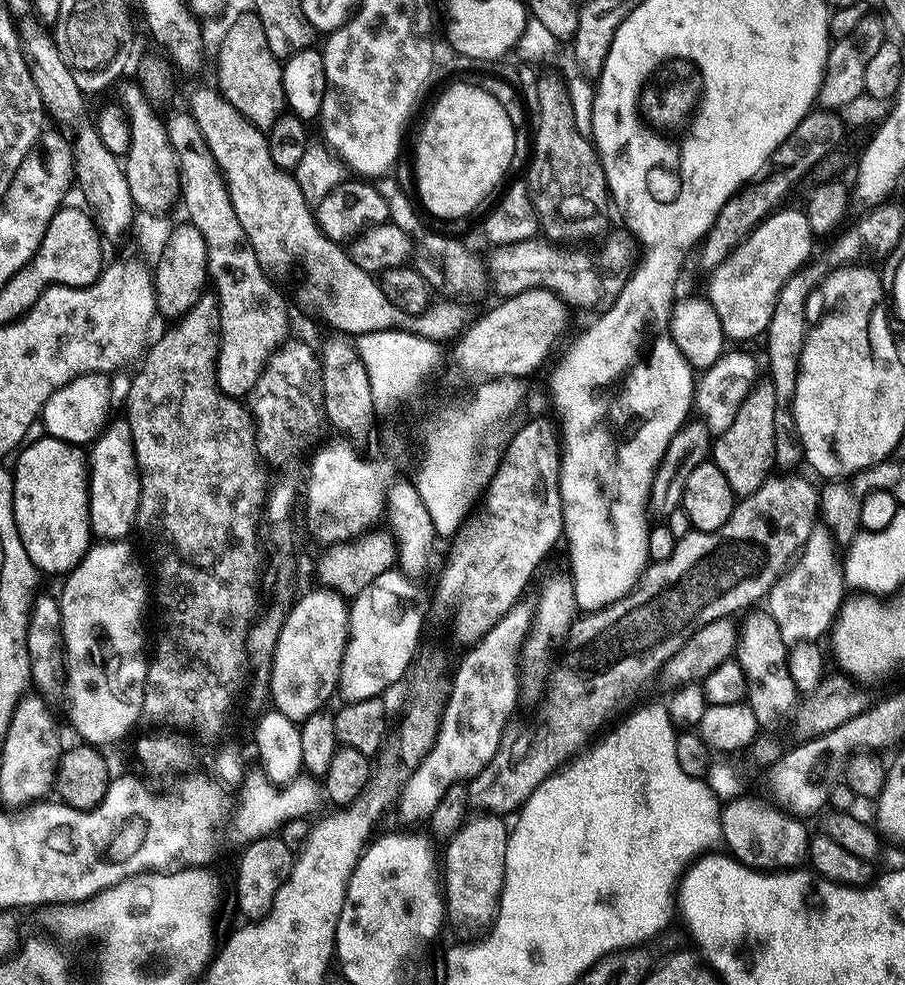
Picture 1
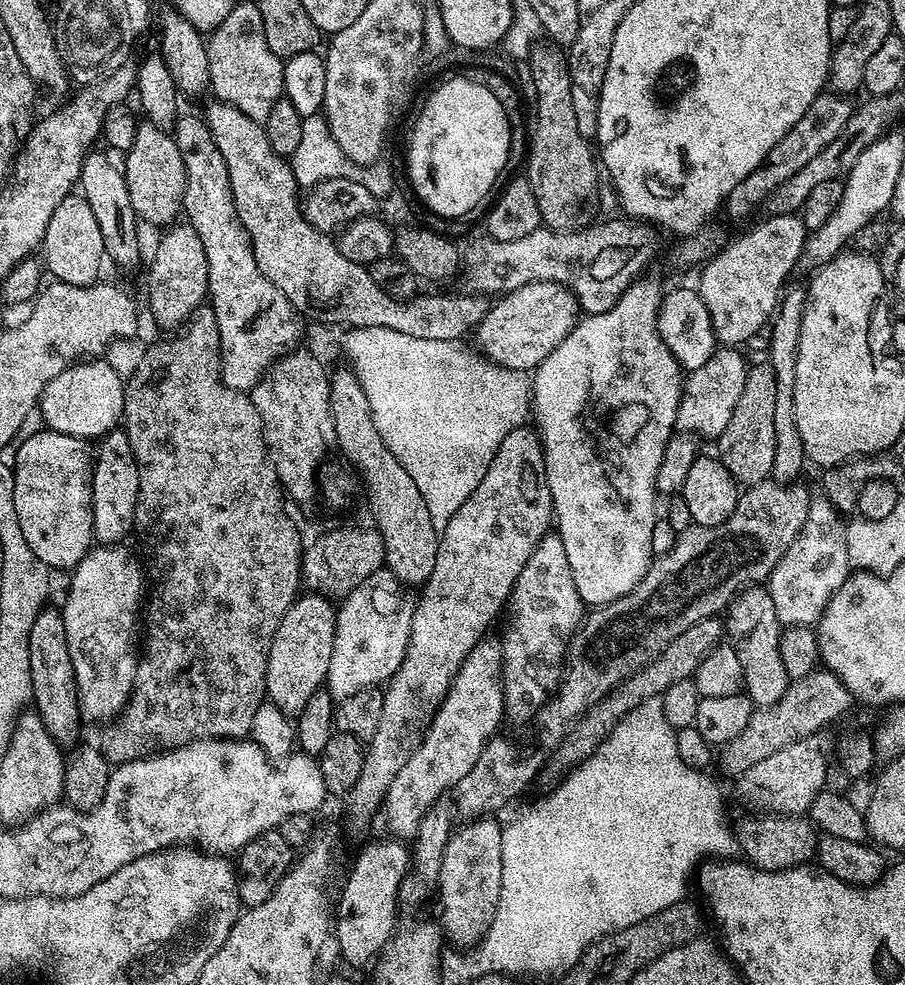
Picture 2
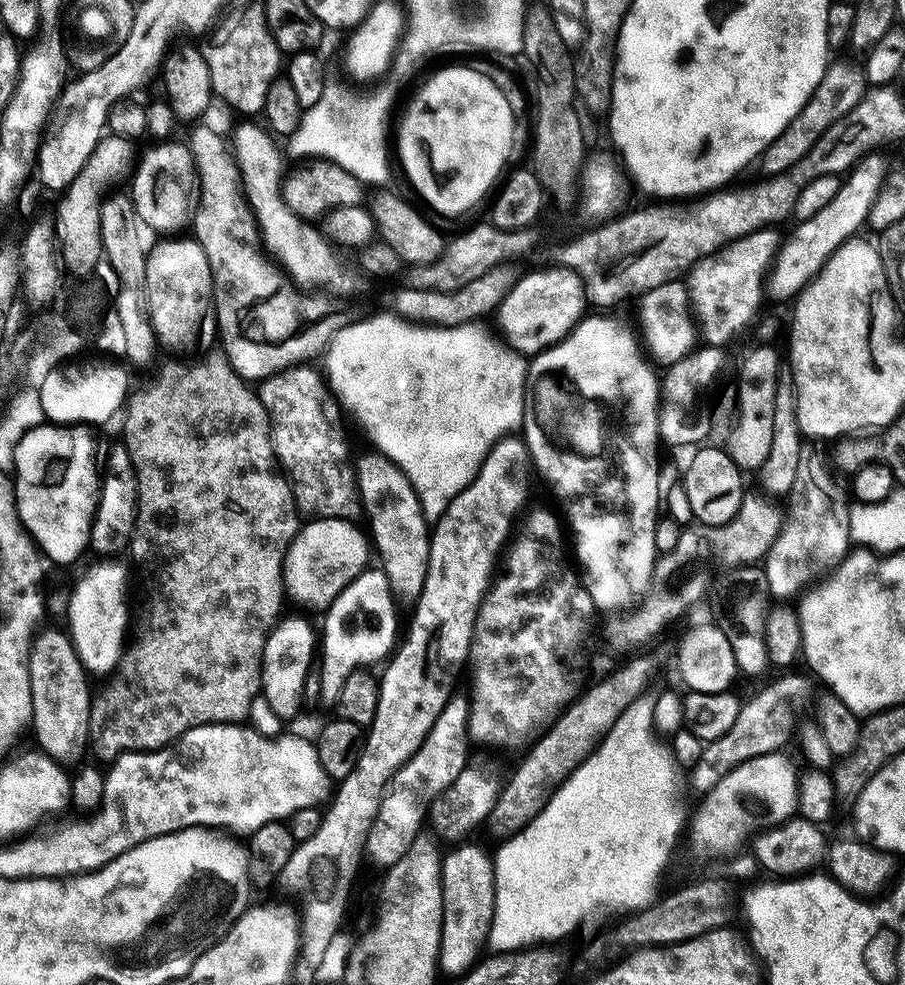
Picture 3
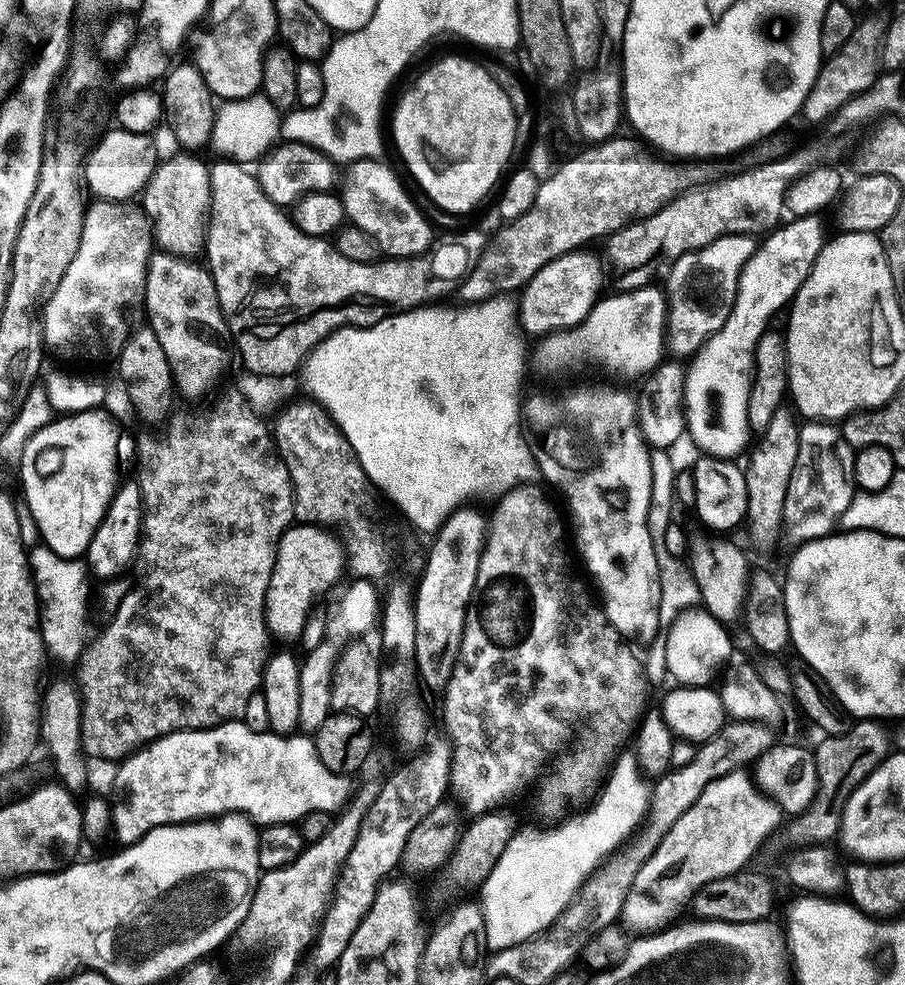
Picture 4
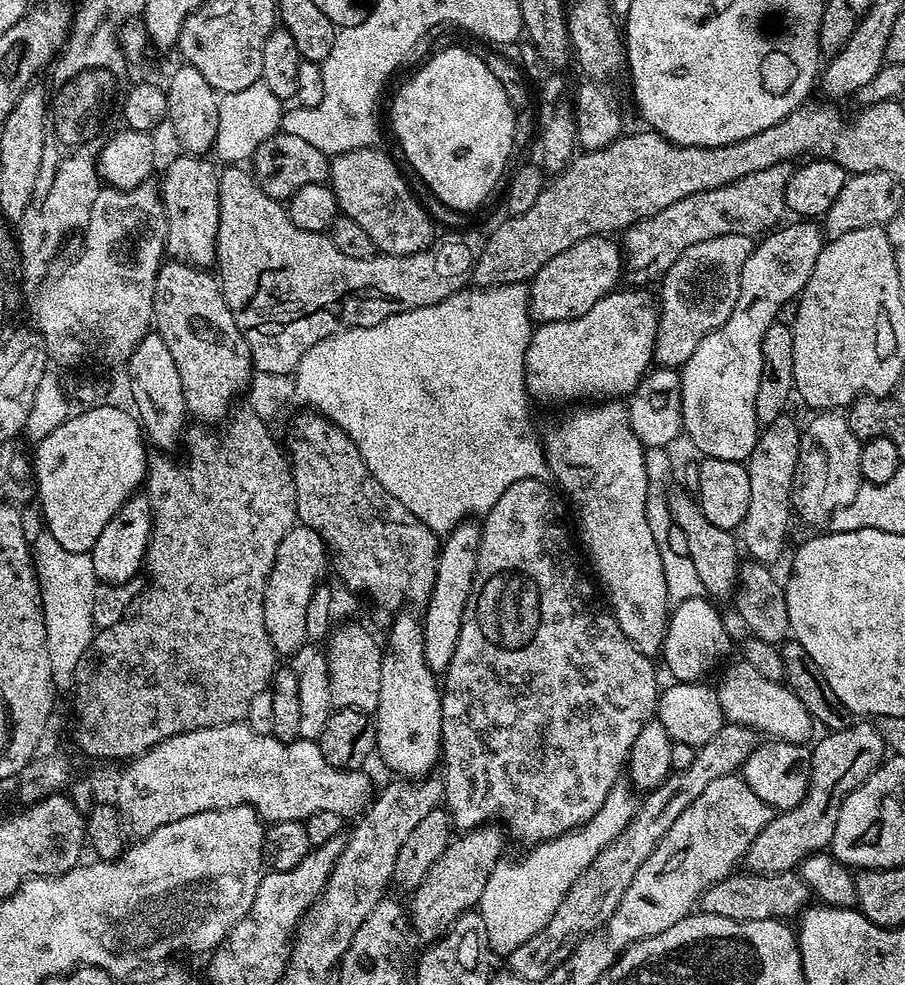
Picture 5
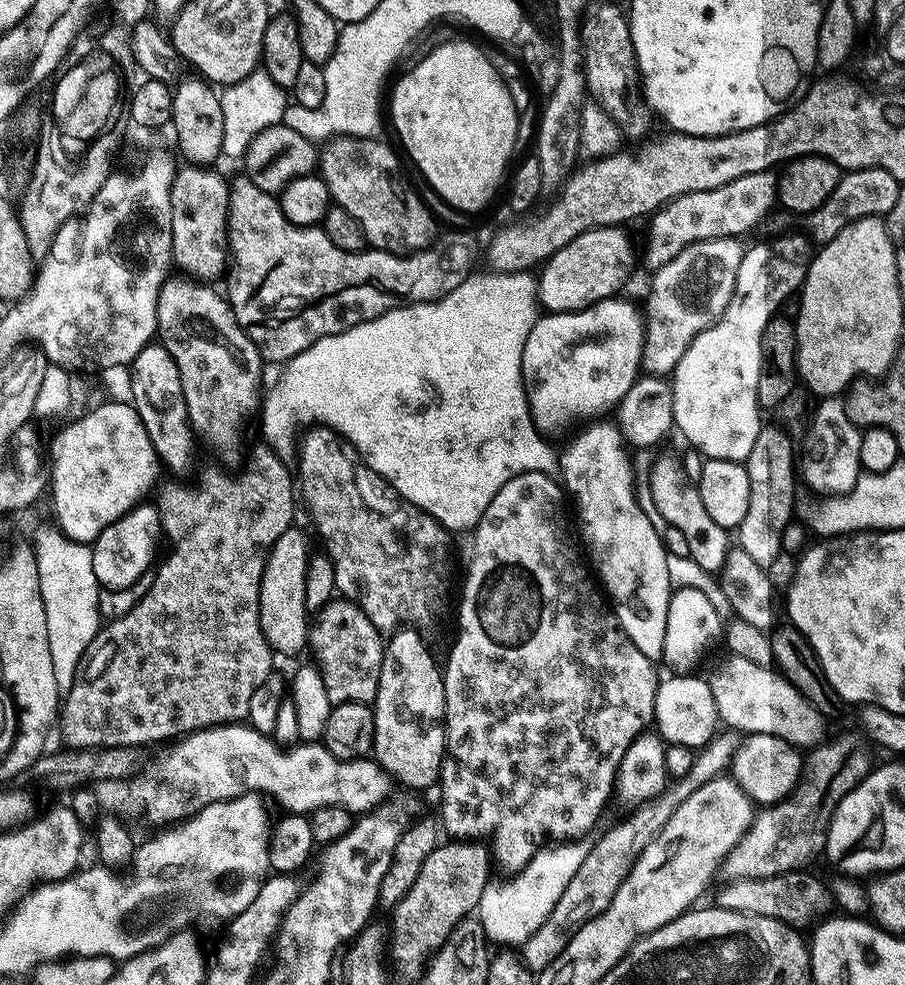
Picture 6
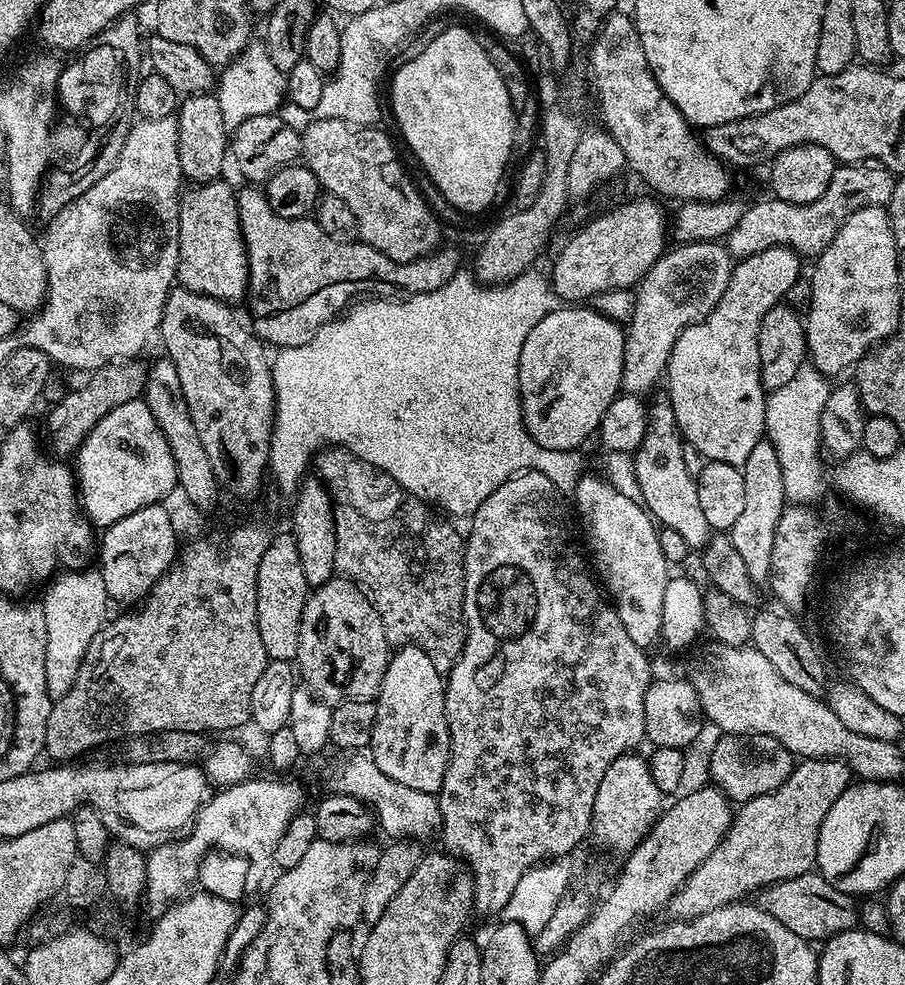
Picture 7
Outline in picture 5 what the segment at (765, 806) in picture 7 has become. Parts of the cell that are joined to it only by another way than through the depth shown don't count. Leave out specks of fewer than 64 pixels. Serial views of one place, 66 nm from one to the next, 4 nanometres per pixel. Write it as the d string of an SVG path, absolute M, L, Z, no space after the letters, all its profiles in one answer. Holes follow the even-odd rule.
M853 722L846 730L828 732L820 741L818 740L815 741L815 744L817 743L816 749L813 747L810 752L812 773L808 776L808 789L802 802L798 802L796 808L777 811L769 819L766 827L756 835L743 858L747 871L765 874L791 872L808 856L823 853L831 845L834 838L834 826L838 826L838 814L842 810L842 802L846 802L848 795L854 790L858 790L858 786L865 784L886 759L884 739L879 727L872 722Z

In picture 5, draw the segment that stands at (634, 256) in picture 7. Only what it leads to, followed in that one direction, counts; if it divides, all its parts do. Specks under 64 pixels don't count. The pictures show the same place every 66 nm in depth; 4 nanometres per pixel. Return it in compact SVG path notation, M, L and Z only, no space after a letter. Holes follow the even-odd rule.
M607 235L586 238L582 242L570 246L570 250L562 250L562 254L558 254L558 258L550 258L550 262L546 262L546 266L542 266L538 270L538 274L530 281L530 312L540 324L578 318L582 314L586 314L586 310L590 310L590 306L597 304L603 296L608 295L619 285L616 283L620 280L622 252L617 241L615 244L612 240L615 239L609 238Z

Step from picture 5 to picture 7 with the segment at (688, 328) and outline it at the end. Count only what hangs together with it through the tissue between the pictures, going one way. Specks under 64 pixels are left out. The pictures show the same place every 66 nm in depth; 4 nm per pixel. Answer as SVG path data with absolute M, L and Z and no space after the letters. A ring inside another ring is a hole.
M693 242L669 247L635 289L636 305L626 325L624 361L620 387L628 394L644 394L647 388L661 383L674 342L688 325L703 320L718 306L718 298L726 292L734 257L720 242Z

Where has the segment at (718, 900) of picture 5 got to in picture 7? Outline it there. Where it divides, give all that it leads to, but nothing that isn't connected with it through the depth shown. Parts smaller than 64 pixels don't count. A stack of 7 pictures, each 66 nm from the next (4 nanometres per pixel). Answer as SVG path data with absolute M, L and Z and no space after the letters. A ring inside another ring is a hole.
M816 870L761 888L755 893L754 903L766 910L770 918L778 918L786 930L794 930L798 938L809 942L827 942L831 936L853 931L861 923L857 897L838 890Z

